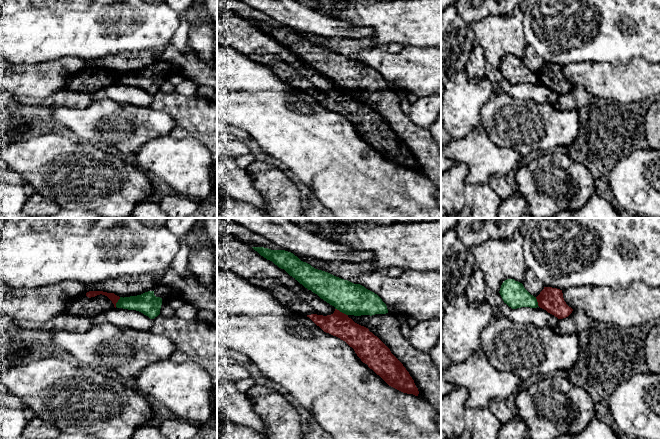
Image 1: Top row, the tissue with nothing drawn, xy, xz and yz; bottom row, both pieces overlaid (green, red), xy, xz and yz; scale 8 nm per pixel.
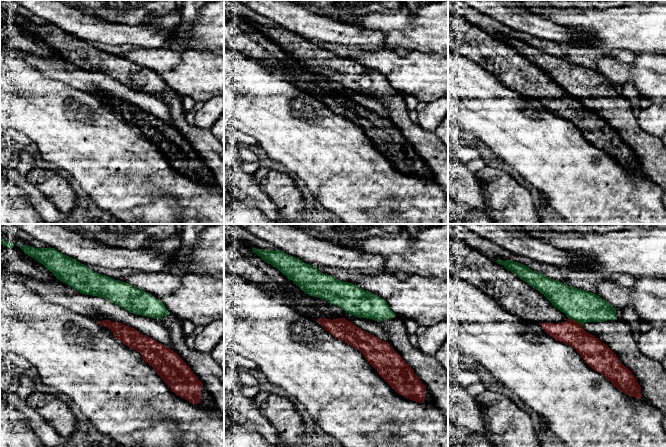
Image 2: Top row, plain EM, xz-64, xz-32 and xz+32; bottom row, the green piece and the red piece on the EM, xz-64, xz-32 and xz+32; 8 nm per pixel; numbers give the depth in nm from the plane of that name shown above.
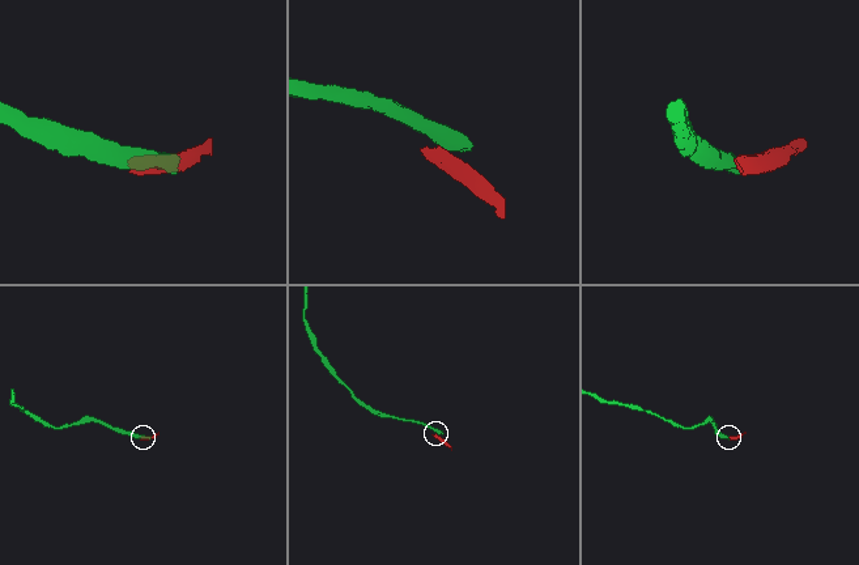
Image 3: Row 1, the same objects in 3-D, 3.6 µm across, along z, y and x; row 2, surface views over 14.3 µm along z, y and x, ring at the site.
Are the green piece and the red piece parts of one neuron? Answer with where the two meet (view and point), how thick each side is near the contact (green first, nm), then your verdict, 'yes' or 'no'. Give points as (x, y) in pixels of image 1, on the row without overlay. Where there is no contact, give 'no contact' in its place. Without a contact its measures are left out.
xz (341, 87) | 260/200 nm | no

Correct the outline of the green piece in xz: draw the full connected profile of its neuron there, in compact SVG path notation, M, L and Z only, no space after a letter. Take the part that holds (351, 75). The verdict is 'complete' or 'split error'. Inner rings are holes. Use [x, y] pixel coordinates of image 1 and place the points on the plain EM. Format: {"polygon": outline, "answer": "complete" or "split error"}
{"polygon": "M252 24L335 85L354 91L355 99L377 112L409 148L420 173L434 183L435 196L441 206L441 150L429 129L414 124L403 112L398 92L388 88L386 80L377 70L360 60L315 45L291 28Z", "answer": "split error"}

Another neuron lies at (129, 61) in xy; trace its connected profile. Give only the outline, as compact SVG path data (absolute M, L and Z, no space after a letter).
M163 48L115 53L97 60L85 60L86 66L114 69L119 73L130 73L153 67L160 61Z

